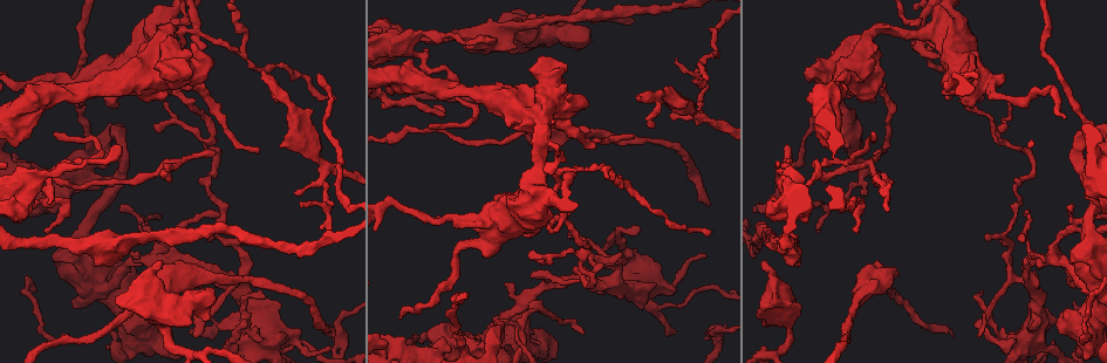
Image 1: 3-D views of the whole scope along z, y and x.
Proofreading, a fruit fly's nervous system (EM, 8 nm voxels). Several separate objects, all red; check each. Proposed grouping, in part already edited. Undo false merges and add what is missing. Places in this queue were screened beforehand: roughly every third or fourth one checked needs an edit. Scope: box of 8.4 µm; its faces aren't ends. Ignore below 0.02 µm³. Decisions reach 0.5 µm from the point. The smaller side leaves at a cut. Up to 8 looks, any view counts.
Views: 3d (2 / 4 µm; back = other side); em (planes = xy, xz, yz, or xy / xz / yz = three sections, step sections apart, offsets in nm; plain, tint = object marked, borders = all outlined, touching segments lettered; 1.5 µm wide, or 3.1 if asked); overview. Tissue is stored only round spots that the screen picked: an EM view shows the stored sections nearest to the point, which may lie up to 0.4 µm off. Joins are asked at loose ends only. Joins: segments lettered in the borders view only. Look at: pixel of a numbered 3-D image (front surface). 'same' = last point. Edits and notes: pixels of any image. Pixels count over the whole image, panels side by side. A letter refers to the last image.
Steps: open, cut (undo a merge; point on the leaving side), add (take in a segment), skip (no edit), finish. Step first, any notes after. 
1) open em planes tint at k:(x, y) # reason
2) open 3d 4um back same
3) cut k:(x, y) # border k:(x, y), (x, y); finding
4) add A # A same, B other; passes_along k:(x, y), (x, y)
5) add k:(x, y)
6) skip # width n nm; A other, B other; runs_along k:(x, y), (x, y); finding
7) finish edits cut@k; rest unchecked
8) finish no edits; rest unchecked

open em planes borders at 1:(332, 229) # branch stops here

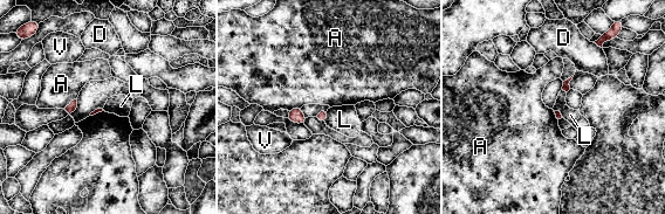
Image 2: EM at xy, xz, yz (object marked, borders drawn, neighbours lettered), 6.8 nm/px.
skip # A other, D other, L other, V other; no lettered segment goes on from it

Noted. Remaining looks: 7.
open em planes tint at 1:(874, 100) # thin end

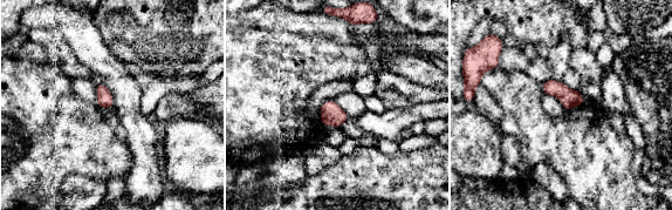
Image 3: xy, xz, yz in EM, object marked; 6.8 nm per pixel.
open em planes borders same

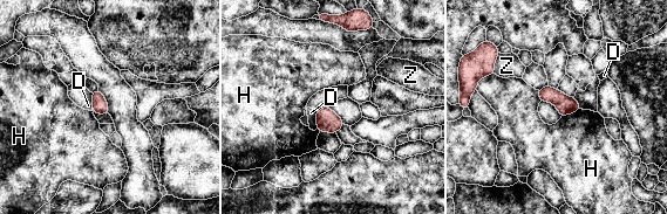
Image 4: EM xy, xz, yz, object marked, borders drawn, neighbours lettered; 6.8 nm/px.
skip # width 110 nm; longest_contact H 150 nm; D other, H other, Z other; no lettered segment goes on from it

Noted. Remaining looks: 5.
open 3d 4um at 1:(160, 171) # an open end

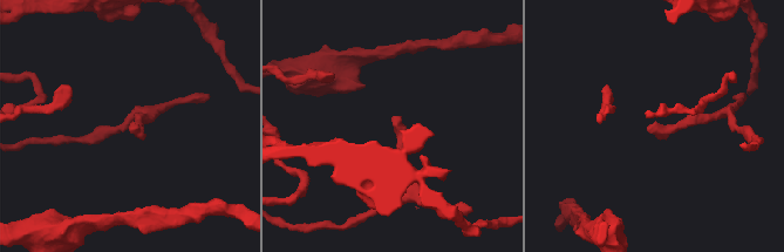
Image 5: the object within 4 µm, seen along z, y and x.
open em planes borders at 5:(396, 116)

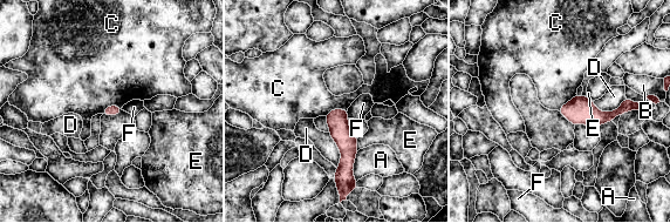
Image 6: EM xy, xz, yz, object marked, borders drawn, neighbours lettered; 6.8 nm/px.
skip # A other, B other, C other, D other, E other, F other; runs_along 6:(334, 112), (346, 140), (342, 181); no lettered segment goes on from it

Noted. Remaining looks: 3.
finish no edits; rest unchecked

